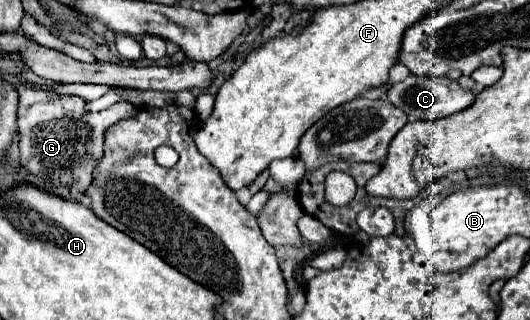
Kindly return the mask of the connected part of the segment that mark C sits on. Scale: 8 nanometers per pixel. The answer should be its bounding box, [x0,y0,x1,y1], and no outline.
[387,76,475,120]

